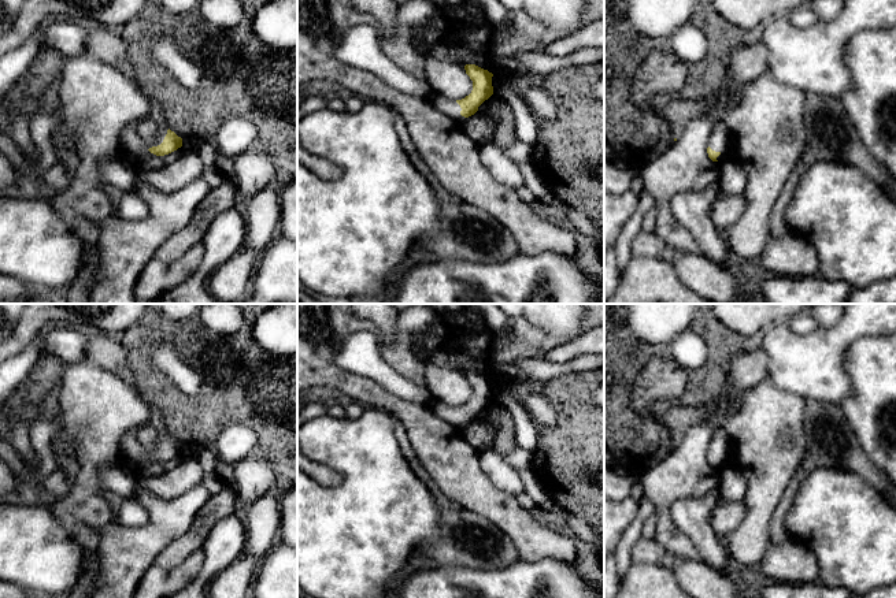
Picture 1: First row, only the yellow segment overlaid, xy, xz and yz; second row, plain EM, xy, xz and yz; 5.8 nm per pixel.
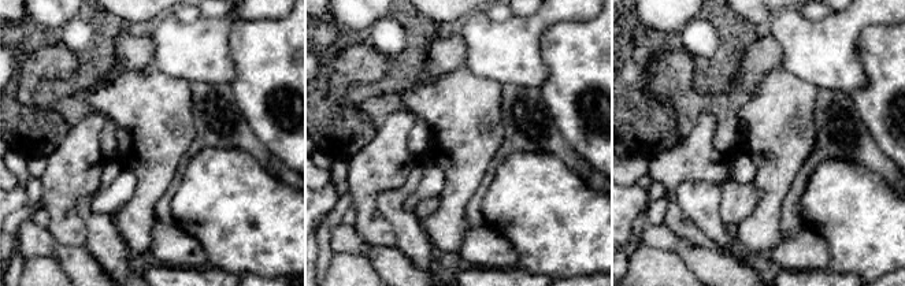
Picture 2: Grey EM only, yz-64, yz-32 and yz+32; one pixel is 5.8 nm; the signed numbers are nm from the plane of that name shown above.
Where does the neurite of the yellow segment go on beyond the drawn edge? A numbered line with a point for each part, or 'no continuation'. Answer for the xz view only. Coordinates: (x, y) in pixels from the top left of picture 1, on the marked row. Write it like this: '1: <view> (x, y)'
1: xz (451, 108)

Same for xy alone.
1: xy (133, 145)

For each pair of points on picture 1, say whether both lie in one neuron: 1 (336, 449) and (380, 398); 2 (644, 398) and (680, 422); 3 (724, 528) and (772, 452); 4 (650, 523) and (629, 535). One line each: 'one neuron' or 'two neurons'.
1: two neurons
2: one neuron
3: one neuron
4: two neurons

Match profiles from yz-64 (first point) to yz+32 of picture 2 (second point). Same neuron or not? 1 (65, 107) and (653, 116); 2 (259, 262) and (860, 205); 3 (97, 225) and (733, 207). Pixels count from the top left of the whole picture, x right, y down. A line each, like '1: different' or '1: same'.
1: different
2: same
3: different

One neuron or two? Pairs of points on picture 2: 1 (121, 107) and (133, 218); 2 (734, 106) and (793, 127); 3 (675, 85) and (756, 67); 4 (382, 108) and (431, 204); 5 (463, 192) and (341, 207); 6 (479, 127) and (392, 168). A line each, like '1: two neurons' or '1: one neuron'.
1: one neuron
2: two neurons
3: one neuron
4: two neurons
5: two neurons
6: one neuron

